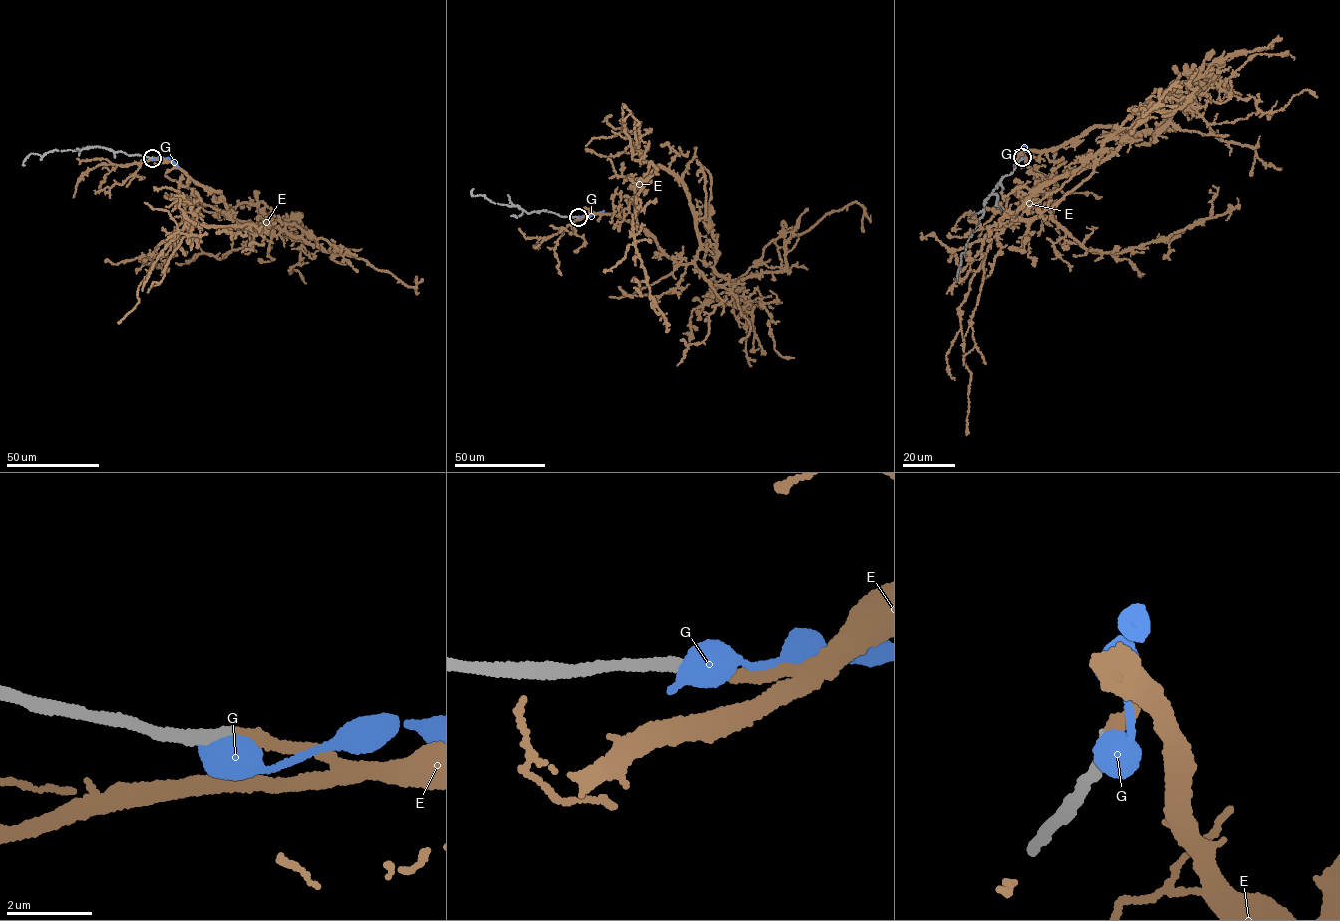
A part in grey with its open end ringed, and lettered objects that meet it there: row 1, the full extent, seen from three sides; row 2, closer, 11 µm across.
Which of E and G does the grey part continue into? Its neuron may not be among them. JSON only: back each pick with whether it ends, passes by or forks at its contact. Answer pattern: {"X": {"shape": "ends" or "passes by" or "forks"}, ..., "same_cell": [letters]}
{"E": {"shape": "ends"}, "same_cell": ["E"]}

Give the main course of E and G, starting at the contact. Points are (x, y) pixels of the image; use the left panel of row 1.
E: (152, 158), (220, 191), (229, 213), (250, 222), (246, 229), (183, 222), (149, 259), (160, 266), (175, 252)
G: (151, 158), (168, 158), (178, 167)

